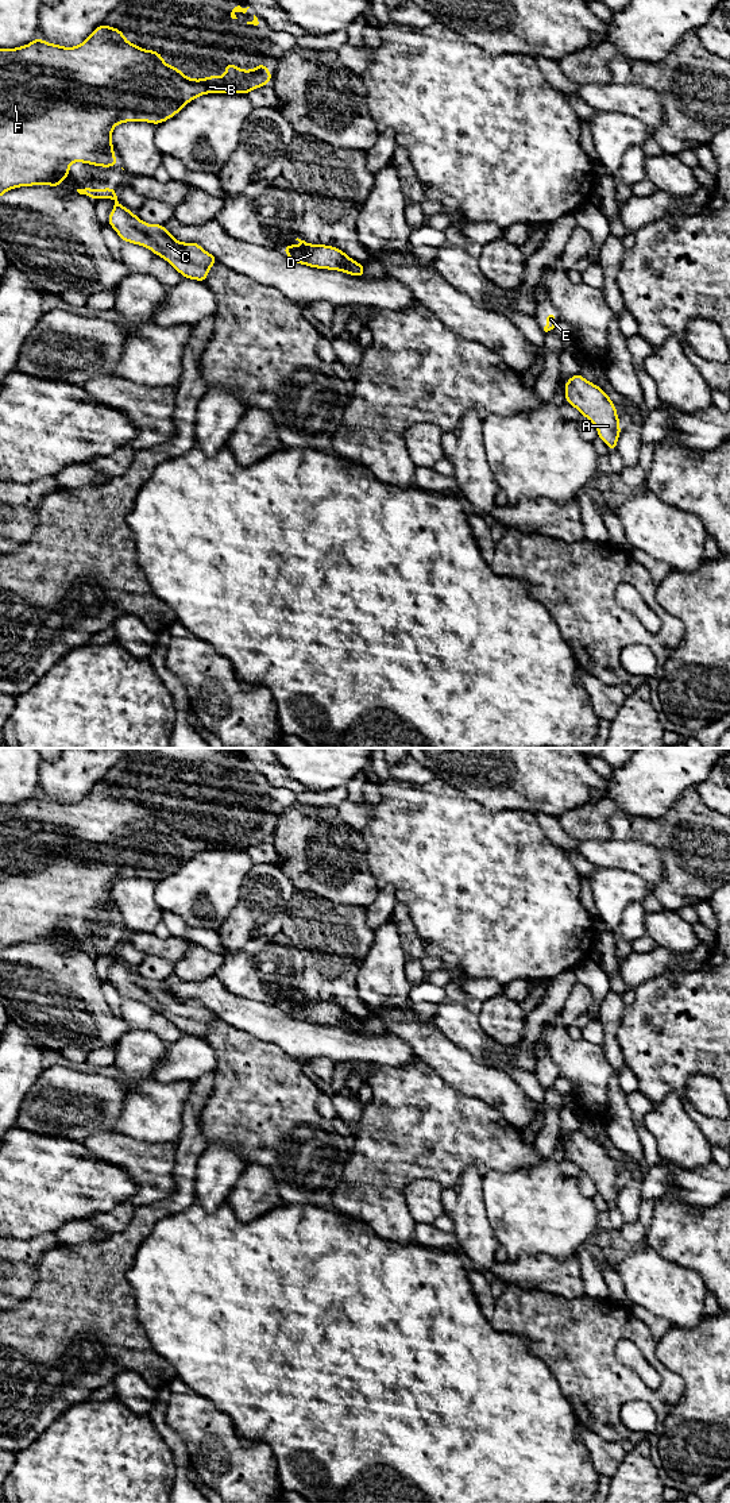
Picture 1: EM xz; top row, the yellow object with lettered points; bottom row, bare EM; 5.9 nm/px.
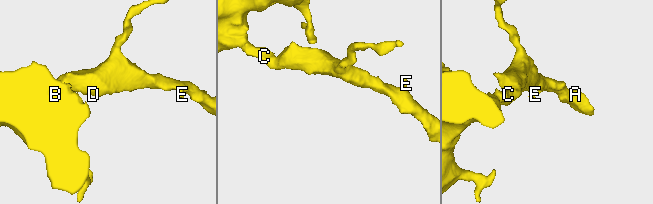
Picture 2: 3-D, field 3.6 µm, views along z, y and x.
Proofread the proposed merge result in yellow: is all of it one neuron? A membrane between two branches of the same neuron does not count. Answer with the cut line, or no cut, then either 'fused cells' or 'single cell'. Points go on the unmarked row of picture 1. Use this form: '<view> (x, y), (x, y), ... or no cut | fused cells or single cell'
no cut | single cell

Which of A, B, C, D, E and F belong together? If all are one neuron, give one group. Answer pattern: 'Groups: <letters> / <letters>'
Groups: A B C D E F

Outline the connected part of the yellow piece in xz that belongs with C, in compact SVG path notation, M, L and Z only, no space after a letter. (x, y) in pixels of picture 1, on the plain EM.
M85 944L77 945L77 948L94 957L112 955L115 963L109 970L108 980L117 988L121 998L147 1003L155 1011L167 1017L184 1034L204 1038L208 1034L209 1025L219 1017L196 998L178 998L163 980L148 980L140 976L117 957L117 945L115 944Z

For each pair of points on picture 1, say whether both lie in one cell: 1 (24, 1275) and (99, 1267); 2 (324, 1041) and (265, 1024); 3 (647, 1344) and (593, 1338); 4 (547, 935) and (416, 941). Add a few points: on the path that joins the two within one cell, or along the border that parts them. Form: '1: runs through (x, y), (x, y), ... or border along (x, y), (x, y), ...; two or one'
1: border along (54, 1248), (37, 1267), (34, 1293), (20, 1302); two
2: runs through (309, 1041), (290, 1035), (279, 1026); one
3: runs through (633, 1333), (606, 1333); one
4: border along (408, 913), (416, 933), (425, 944); two

